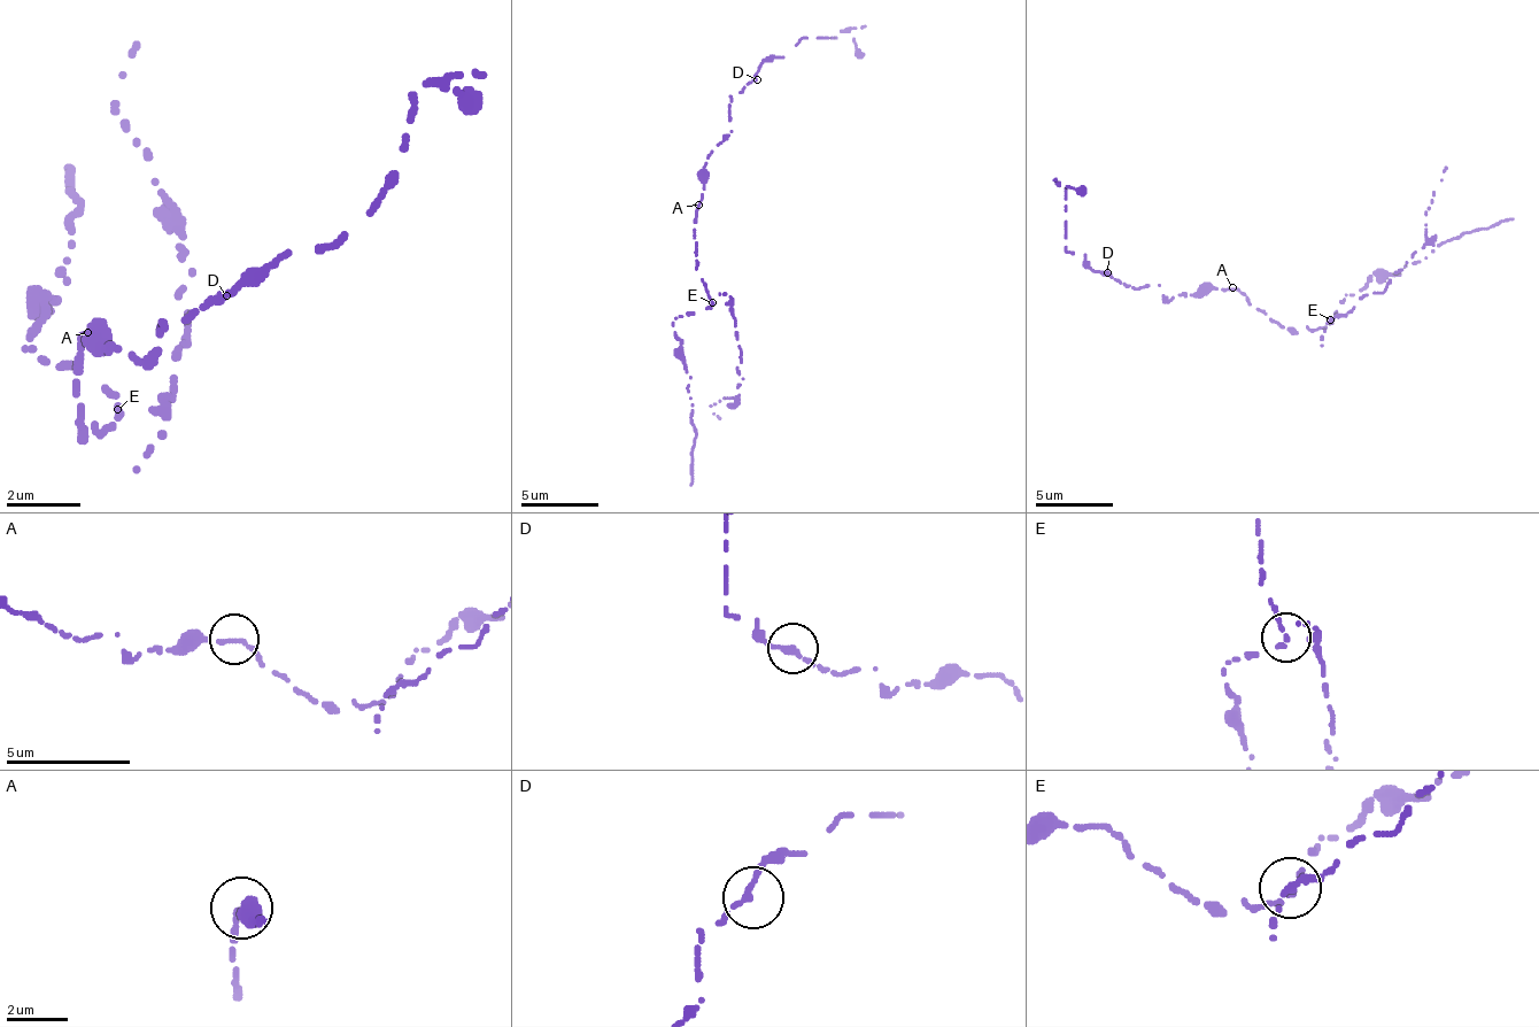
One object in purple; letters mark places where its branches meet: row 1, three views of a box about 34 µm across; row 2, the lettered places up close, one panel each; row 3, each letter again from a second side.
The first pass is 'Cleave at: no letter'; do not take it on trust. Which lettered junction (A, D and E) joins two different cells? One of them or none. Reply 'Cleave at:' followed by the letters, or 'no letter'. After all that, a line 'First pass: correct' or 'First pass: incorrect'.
Cleave at: E
First pass: incorrect

